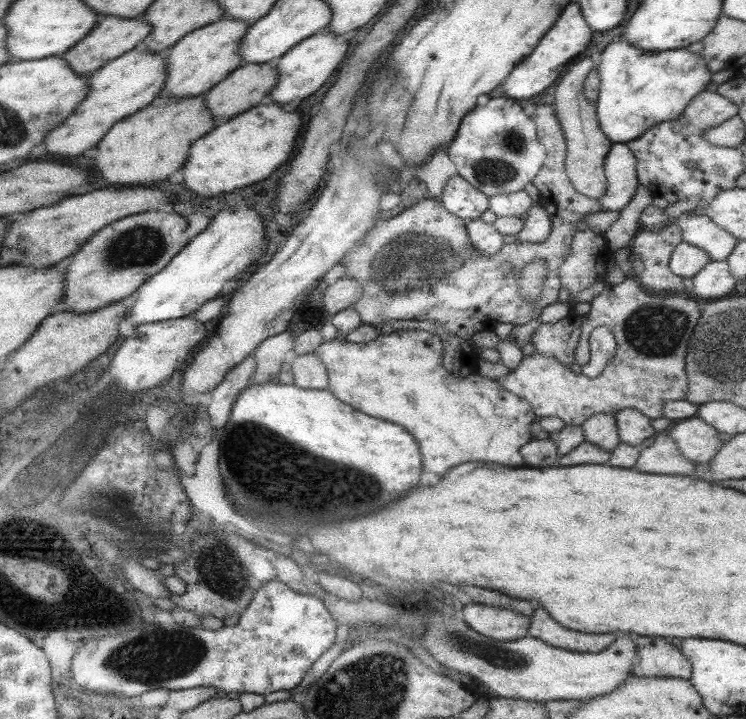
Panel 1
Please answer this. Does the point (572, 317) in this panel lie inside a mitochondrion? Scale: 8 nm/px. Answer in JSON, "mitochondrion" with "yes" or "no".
{"mitochondrion":"no"}

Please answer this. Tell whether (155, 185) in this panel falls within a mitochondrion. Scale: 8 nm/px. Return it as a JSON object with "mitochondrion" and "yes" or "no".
{"mitochondrion":"no"}

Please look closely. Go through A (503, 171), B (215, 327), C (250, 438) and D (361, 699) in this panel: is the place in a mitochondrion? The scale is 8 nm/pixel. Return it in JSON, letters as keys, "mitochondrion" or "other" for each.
{"A":"mitochondrion","B":"other","C":"mitochondrion","D":"mitochondrion"}

